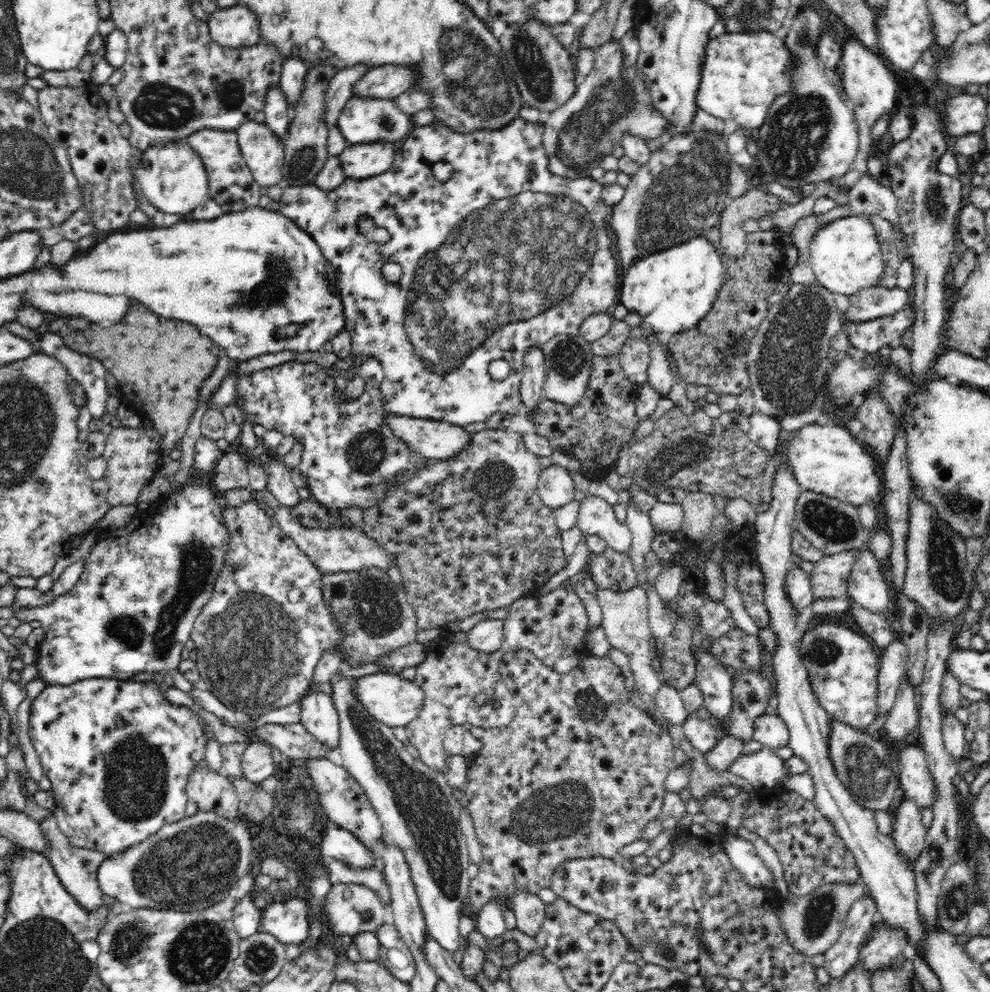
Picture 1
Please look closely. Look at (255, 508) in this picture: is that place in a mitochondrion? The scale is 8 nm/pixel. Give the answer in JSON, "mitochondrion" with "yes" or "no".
{"mitochondrion":"no"}

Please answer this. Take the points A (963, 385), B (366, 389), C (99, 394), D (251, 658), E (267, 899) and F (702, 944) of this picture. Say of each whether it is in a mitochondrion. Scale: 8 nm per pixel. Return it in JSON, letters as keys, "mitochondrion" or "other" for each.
{"A":"other","B":"other","C":"other","D":"mitochondrion","E":"other","F":"mitochondrion"}

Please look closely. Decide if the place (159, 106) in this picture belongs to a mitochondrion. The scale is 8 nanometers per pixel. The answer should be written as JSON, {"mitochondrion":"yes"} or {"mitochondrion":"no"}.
{"mitochondrion":"yes"}

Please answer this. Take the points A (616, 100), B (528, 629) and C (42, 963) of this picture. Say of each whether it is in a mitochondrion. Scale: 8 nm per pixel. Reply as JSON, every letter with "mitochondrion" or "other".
{"A":"mitochondrion","B":"other","C":"mitochondrion"}

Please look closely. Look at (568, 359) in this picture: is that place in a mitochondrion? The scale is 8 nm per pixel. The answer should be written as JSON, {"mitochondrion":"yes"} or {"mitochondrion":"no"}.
{"mitochondrion":"yes"}

